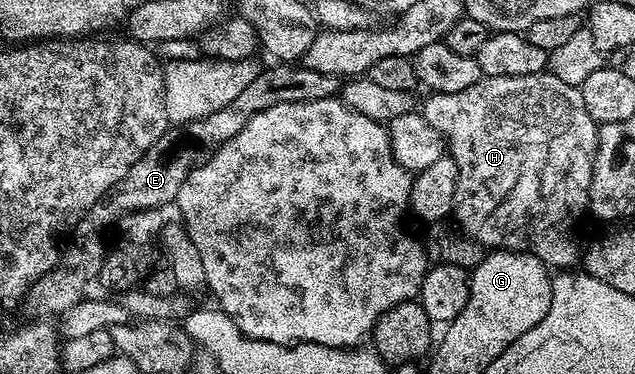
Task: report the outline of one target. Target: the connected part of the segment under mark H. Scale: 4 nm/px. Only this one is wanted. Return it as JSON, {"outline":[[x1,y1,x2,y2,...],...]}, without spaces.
{"outline":[[551,72,535,75,499,75,498,77,482,76,471,87,454,93,429,93,423,101,423,116,435,131,445,138,448,156,455,159,457,168,457,190,453,200,455,221,469,236,474,237,480,245,490,250,513,250,521,253,533,253,546,265,557,271,565,271,577,261,577,245,573,242,573,224,586,212,589,203,589,188,593,178,593,161,597,157,597,122,587,115,587,106,583,104,583,95,578,86,563,83,563,79,555,79]]}

